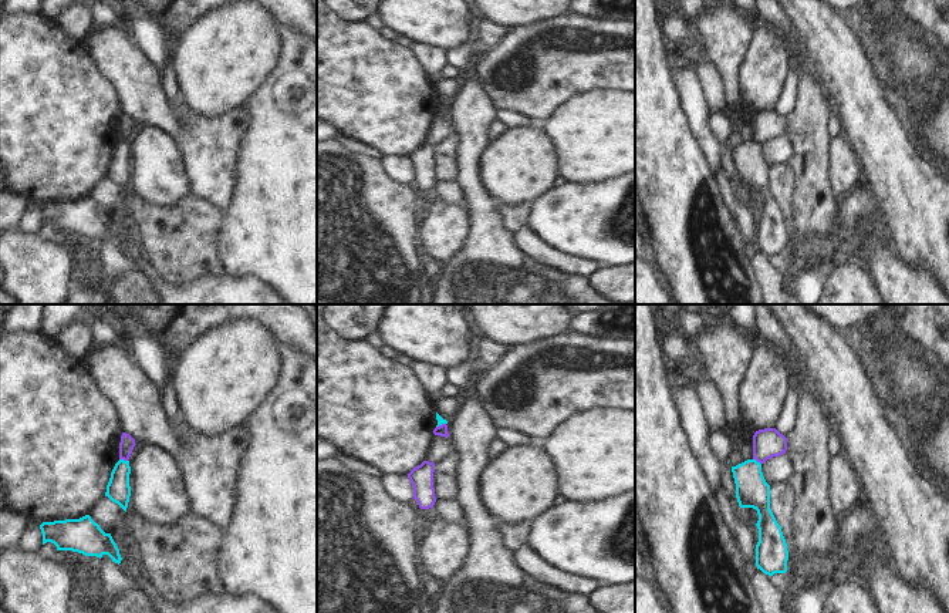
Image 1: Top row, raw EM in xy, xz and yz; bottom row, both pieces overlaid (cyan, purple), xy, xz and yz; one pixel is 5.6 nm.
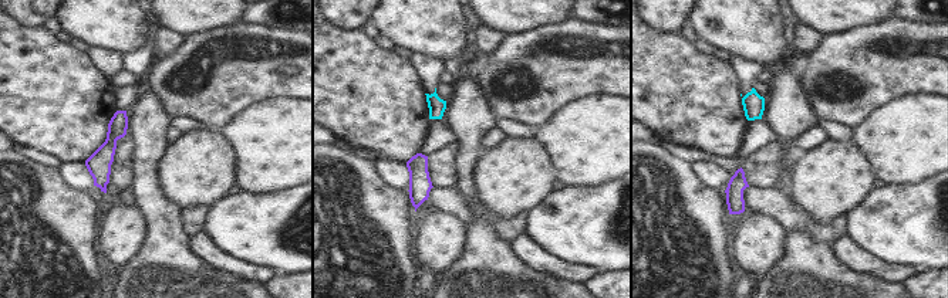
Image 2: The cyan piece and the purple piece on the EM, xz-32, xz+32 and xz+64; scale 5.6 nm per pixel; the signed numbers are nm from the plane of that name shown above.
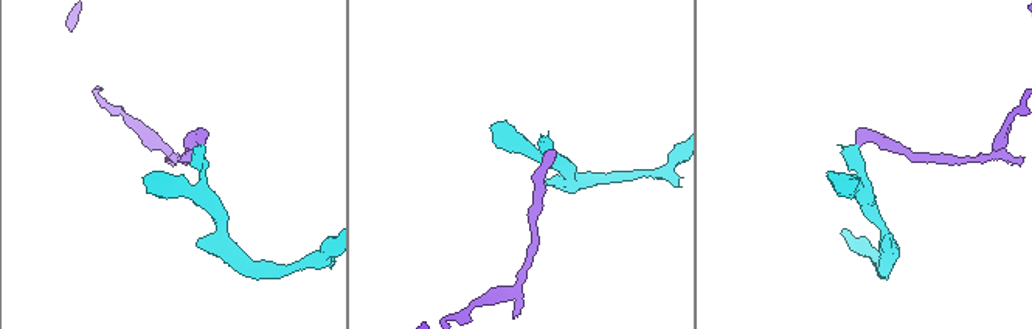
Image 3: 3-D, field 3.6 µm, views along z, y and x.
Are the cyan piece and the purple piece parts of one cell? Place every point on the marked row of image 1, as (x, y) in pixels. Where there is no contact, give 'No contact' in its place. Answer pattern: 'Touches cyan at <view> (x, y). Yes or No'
Touches cyan at xy (122, 460). No

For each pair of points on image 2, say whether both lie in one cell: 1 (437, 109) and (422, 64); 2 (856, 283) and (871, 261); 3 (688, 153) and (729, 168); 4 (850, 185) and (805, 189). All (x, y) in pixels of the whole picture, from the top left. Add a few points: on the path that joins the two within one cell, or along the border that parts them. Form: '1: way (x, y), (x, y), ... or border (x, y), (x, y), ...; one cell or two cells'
1: way (432, 98), (428, 75); one cell
2: border (835, 256), (854, 271), (881, 277), (891, 283); two cells
3: way (698, 155), (719, 161); one cell
4: way (839, 185), (816, 186); one cell

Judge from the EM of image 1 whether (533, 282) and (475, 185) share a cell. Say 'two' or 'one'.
one

